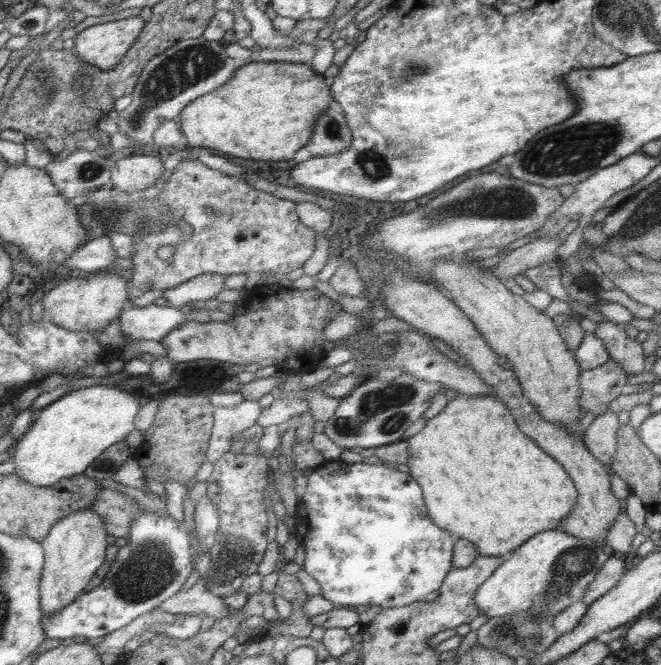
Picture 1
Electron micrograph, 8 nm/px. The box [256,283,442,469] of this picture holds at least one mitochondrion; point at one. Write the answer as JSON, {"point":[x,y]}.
{"point":[388,407]}

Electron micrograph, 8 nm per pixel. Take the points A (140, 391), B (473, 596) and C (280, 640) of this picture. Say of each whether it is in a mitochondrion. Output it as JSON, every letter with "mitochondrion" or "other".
{"A":"other","B":"other","C":"other"}

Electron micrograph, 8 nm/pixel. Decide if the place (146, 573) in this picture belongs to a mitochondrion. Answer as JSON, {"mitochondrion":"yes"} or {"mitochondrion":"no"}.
{"mitochondrion":"yes"}

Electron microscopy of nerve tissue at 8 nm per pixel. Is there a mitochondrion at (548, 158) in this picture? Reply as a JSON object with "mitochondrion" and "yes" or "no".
{"mitochondrion":"yes"}

